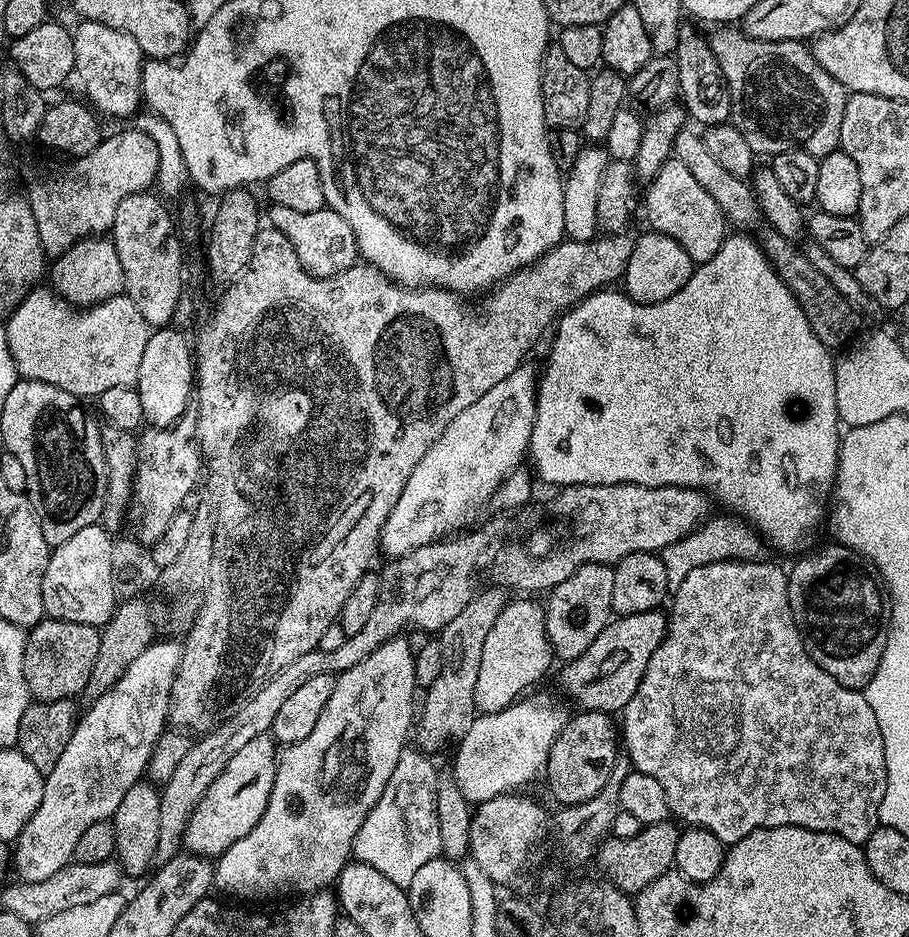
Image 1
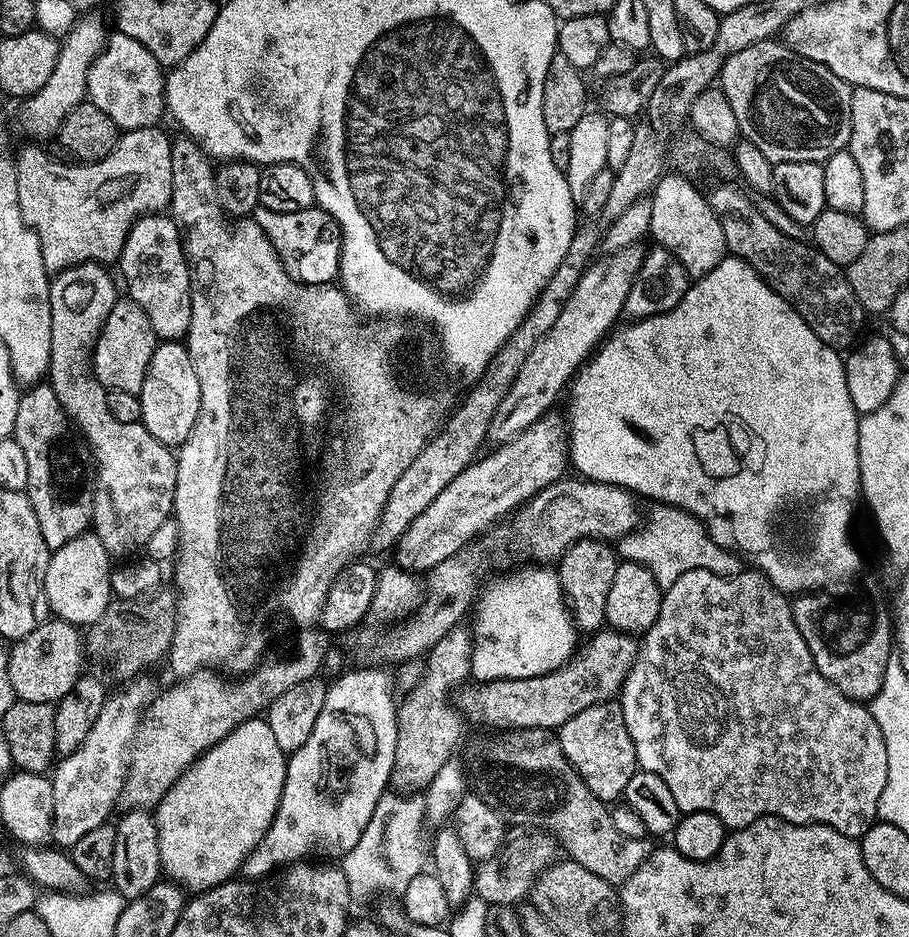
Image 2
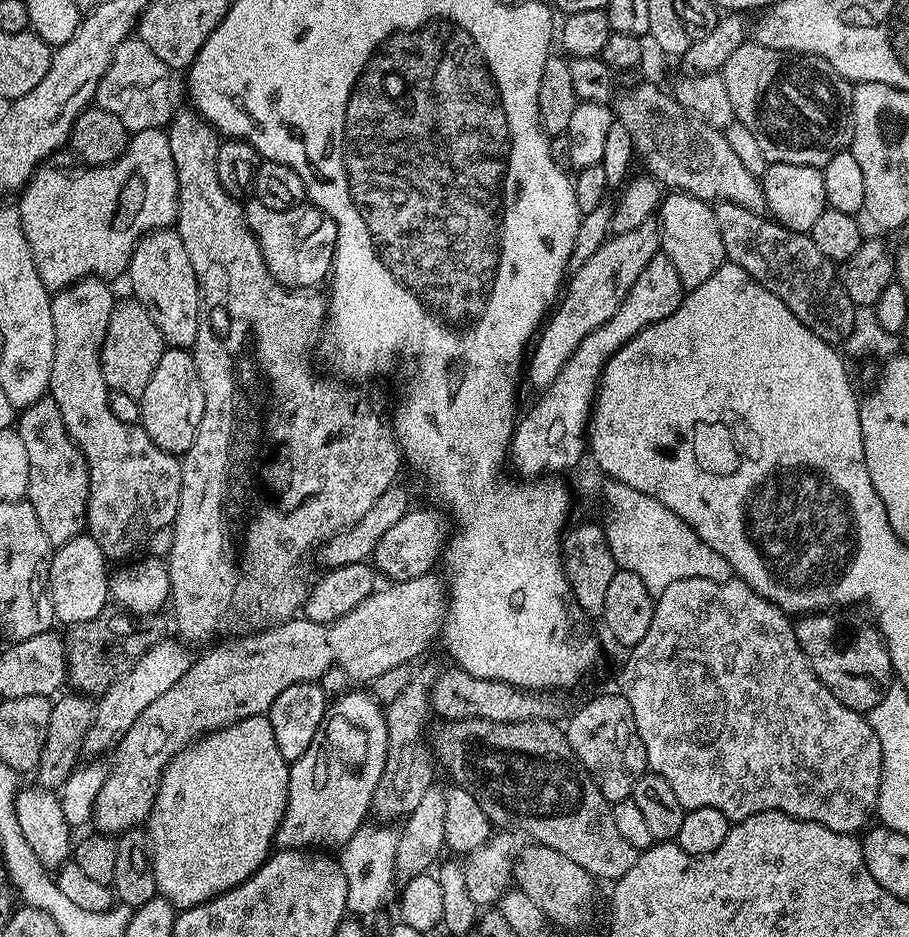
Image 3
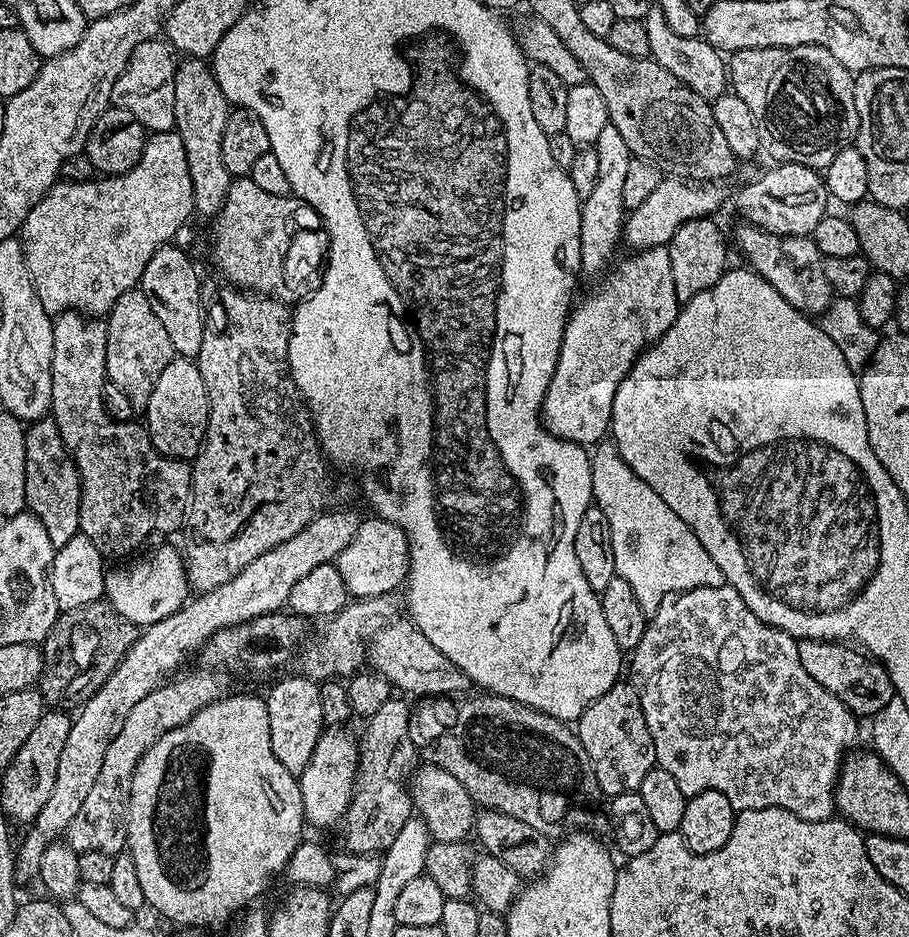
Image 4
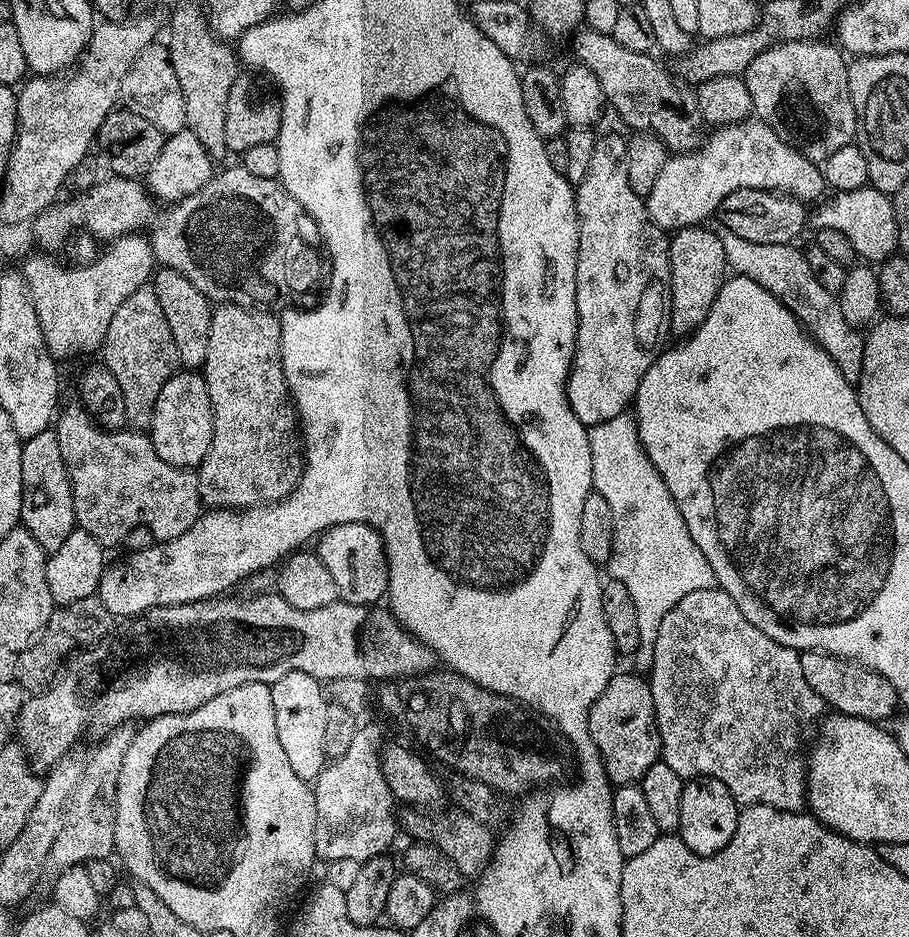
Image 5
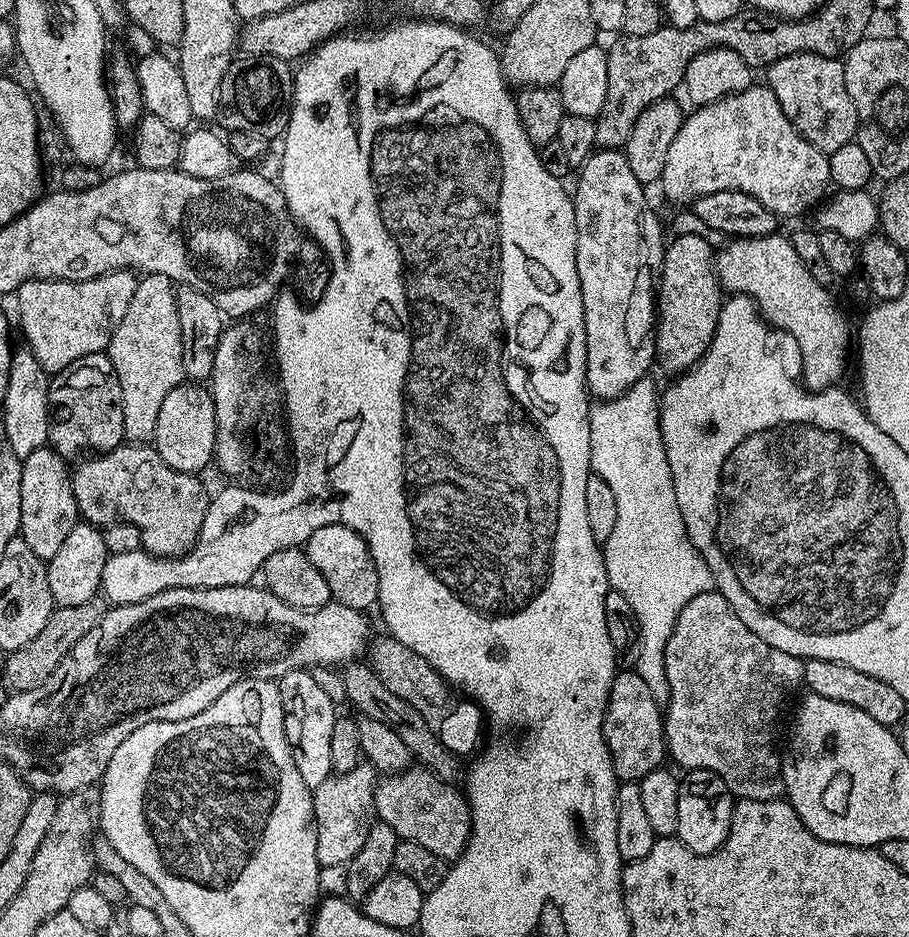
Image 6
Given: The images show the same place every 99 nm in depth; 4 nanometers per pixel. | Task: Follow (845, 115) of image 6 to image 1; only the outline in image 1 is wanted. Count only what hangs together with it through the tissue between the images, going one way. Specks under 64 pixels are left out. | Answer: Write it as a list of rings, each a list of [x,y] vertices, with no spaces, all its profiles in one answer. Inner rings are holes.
[[[720,26],[715,31],[710,43],[732,95],[730,120],[753,154],[761,152],[771,158],[786,150],[806,150],[819,158],[840,148],[842,114],[849,93],[822,70],[807,43],[755,40],[736,26]]]

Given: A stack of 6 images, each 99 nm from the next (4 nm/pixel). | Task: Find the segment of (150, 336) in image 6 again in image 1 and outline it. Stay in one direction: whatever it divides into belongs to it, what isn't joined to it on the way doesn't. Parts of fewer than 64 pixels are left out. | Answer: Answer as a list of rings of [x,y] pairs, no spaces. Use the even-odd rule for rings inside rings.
[[[37,286],[26,294],[23,302],[7,317],[5,334],[17,377],[46,382],[81,398],[98,398],[102,390],[110,390],[113,386],[136,385],[138,366],[142,363],[142,353],[146,351],[150,329],[138,306],[134,306],[126,294],[77,310],[51,287]]]

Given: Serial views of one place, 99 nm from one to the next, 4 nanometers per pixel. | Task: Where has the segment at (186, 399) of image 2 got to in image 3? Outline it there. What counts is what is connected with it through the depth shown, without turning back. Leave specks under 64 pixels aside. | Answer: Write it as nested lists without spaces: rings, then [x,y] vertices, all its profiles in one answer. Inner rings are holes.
[[[168,348],[164,351],[150,377],[150,383],[138,399],[140,424],[163,452],[183,454],[190,450],[190,446],[194,446],[194,438],[204,413],[204,395],[191,351],[183,348]]]

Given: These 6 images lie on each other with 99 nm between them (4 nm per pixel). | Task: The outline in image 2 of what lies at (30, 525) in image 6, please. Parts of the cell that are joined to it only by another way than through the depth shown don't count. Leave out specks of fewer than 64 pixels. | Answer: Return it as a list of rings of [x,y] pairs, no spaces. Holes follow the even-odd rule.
[[[37,382],[21,391],[11,439],[16,440],[18,446],[22,446],[28,479],[26,495],[30,506],[34,506],[34,514],[38,518],[38,526],[42,530],[42,538],[46,538],[48,549],[55,550],[66,546],[70,538],[78,538],[83,532],[89,531],[92,522],[92,496],[96,492],[96,470],[92,451],[64,412],[62,402],[58,402],[58,394],[54,394],[51,383]]]

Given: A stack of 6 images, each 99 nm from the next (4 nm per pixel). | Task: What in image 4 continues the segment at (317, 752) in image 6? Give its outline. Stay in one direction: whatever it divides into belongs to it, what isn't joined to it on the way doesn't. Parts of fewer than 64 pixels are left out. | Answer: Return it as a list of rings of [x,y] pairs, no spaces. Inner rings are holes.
[[[288,676],[266,693],[270,714],[270,746],[274,750],[274,758],[278,758],[278,762],[294,774],[306,770],[314,754],[314,746],[318,746],[318,738],[326,728],[322,718],[320,684],[304,676]]]

